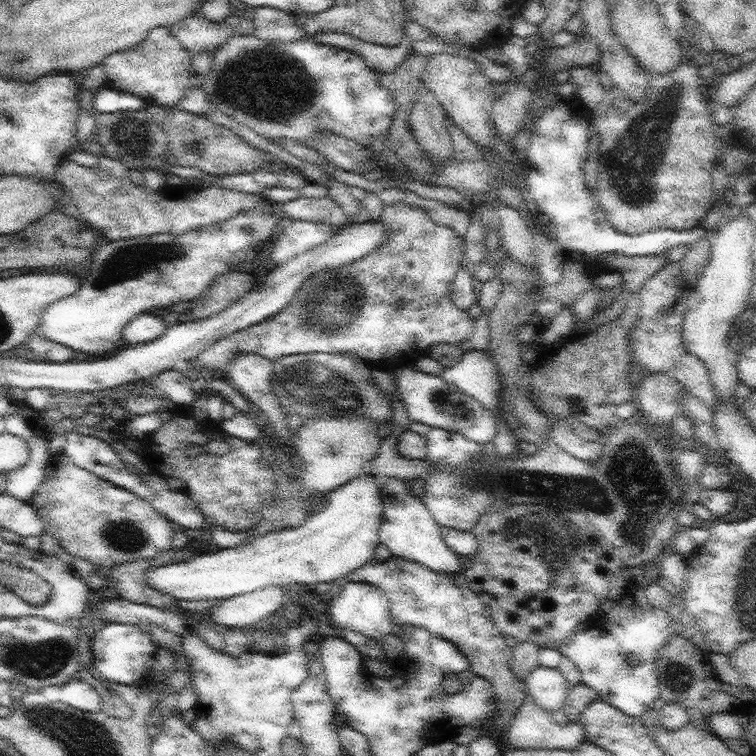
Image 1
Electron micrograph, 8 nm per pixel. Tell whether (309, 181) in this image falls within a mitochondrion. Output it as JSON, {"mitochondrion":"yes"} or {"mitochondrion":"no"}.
{"mitochondrion":"no"}

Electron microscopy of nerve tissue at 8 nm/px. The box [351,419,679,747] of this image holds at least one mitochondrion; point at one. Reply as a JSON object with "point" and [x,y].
{"point":[578,490]}

